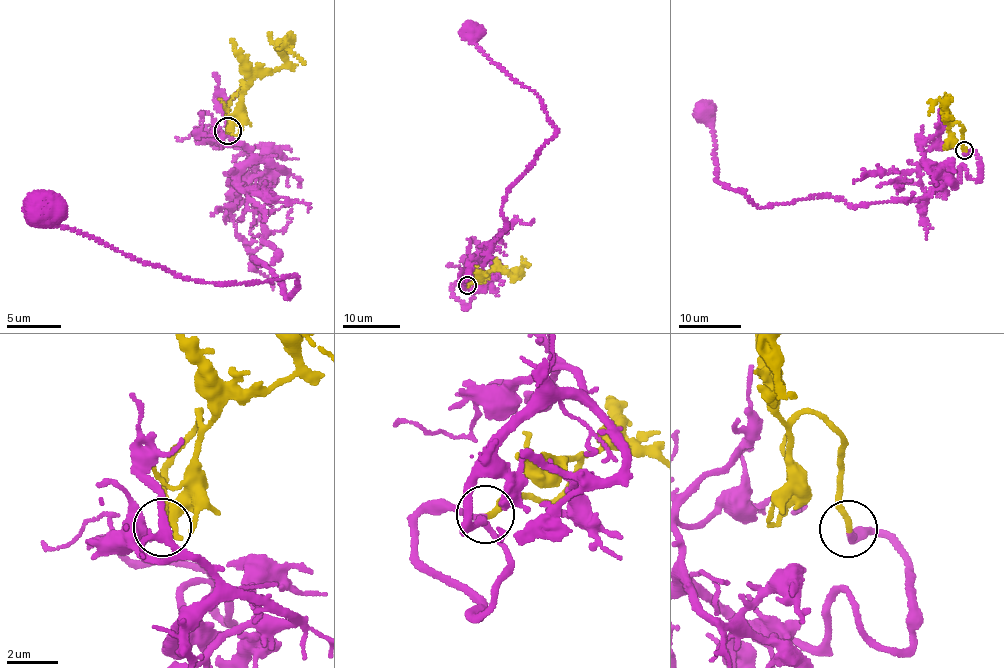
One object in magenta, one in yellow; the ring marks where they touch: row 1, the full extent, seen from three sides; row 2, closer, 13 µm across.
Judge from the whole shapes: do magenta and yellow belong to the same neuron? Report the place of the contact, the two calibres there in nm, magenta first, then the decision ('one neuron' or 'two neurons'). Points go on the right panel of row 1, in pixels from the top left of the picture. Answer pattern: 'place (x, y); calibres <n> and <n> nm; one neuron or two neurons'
place (964, 150); calibres 240 and 240 nm; one neuron

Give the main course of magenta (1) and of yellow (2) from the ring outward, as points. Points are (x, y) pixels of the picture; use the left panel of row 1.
1: (226, 133), (203, 136), (254, 161), (229, 185), (287, 296), (292, 277), (178, 276), (45, 207)
2: (226, 130), (231, 96), (244, 80), (246, 88), (285, 62), (285, 42), (305, 64)

